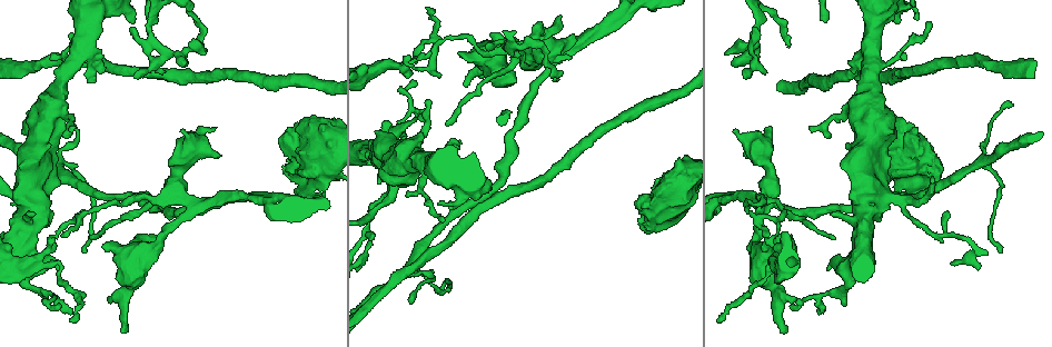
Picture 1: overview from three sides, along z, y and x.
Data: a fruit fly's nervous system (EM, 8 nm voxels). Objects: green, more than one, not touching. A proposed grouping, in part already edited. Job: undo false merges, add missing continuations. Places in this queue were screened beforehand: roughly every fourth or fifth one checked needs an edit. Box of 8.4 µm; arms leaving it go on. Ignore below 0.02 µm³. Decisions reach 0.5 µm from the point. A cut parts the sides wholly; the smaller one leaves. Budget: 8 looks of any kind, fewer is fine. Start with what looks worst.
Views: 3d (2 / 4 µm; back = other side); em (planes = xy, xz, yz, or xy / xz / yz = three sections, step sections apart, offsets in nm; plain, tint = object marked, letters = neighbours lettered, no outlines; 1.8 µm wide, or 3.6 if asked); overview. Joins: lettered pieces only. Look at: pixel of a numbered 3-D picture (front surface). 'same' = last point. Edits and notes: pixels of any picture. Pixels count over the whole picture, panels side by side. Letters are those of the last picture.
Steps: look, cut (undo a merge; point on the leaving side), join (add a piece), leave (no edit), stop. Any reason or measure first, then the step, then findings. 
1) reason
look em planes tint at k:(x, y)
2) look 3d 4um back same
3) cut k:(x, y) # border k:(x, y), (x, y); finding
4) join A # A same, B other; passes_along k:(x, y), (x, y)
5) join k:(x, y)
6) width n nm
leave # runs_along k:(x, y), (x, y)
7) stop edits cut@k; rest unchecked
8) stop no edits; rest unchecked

arms part here
look em planes plain at 1:(761, 209)

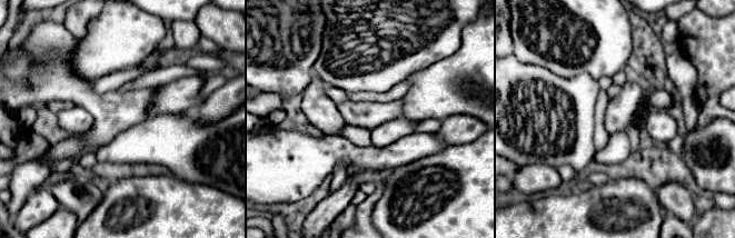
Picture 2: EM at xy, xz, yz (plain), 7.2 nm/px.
look em planes tint same

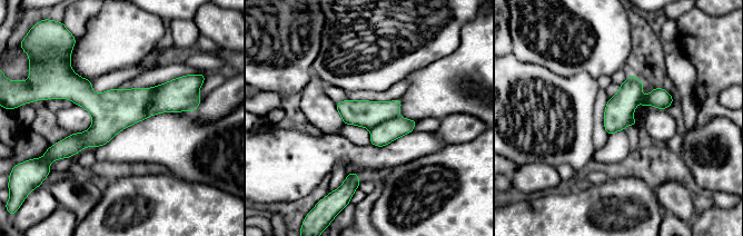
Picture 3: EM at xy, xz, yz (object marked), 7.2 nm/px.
look em planes letters same

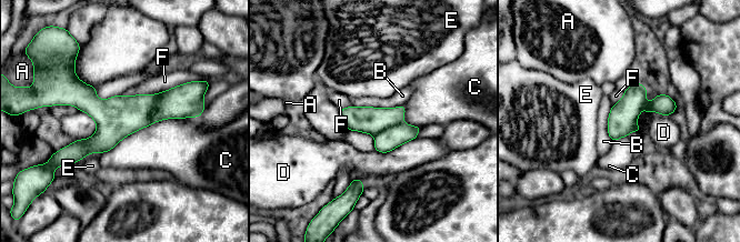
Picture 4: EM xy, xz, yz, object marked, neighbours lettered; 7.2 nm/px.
width 200 nm
leave # A other, B other, C other, D other, E other, F other; runs_along 4:(190, 110), (129, 113), (64, 150); all the same cell

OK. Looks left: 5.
look em 3.6um planes letters at 1:(135, 76)

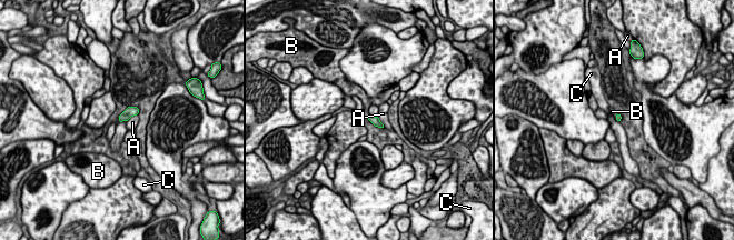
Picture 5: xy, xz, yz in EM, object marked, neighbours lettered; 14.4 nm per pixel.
width 90 nm
leave # A other, B other, C other; border 5:(616, 113), (615, 118); none of them fits

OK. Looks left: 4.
look 3d 2um at 1:(780, 267)

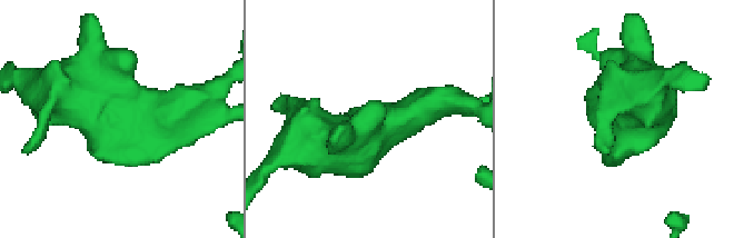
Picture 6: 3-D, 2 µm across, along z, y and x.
look em planes plain at 6:(146, 113)

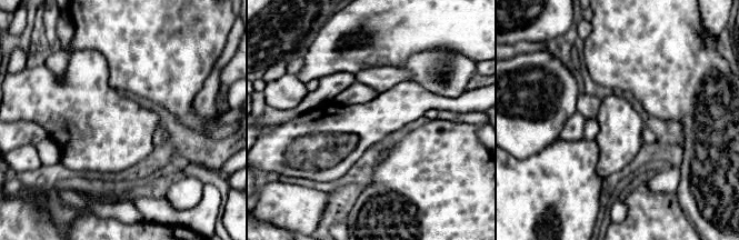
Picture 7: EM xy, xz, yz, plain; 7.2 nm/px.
what lies round it
look em planes letters same

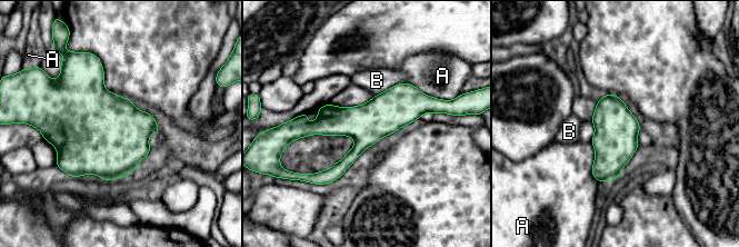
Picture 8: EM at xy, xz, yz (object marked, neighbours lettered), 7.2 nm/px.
leave # A other, B other; runs_along 8:(431, 108), (300, 119); one cell here

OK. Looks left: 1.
stop no edits; rest unchecked

